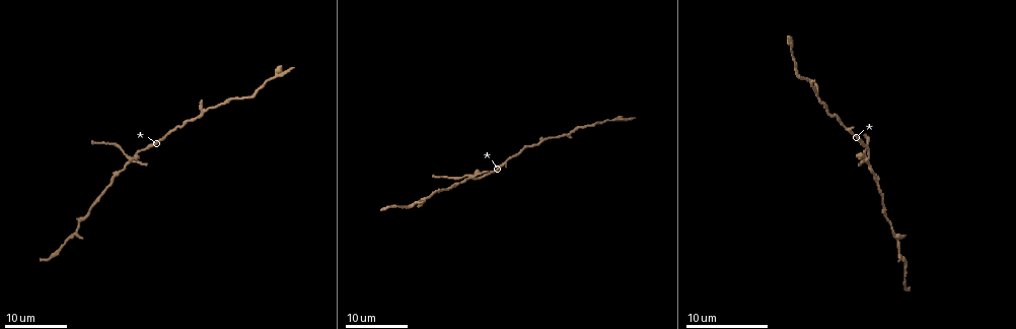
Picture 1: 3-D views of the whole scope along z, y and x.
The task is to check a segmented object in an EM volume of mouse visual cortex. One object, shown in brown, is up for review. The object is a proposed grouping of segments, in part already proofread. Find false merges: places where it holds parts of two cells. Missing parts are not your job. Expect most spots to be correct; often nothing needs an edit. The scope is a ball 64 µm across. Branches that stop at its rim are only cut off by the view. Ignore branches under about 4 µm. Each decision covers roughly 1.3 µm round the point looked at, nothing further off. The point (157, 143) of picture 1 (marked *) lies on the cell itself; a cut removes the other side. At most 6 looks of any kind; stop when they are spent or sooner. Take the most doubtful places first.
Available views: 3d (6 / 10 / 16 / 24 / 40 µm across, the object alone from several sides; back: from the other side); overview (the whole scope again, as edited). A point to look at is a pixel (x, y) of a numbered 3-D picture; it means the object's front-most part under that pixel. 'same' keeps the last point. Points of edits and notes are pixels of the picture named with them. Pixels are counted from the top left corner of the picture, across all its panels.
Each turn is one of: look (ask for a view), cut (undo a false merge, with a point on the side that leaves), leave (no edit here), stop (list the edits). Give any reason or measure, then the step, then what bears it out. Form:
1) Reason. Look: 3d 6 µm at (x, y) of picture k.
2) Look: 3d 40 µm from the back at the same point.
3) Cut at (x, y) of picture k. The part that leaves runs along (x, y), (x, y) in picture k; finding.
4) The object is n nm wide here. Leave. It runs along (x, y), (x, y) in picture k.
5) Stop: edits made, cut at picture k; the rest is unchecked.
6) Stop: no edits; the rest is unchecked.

Four or more arms meet. Look: 3d 16 µm at (470, 175) of picture 1.

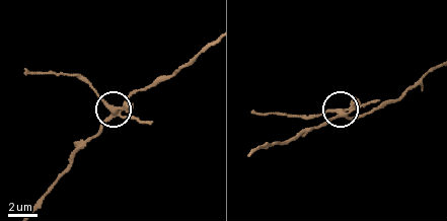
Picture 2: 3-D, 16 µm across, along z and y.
Look: 3d 10 µm at (342, 109) of picture 2.

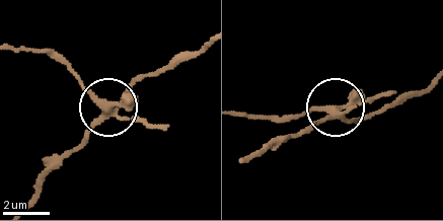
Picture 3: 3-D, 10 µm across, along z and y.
5 arms meet here. Cut at (132, 101) of picture 3. Two cells meet here.

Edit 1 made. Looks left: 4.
Look: overview.

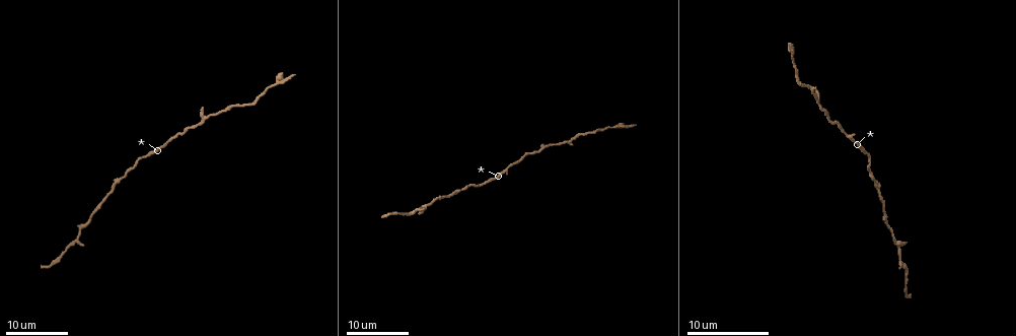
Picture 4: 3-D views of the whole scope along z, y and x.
Three-way junction. Look: 3d 24 µm at (545, 146) of picture 4.

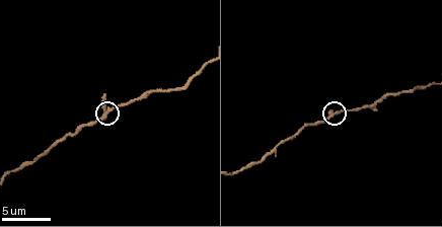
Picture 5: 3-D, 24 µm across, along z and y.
Closer look. Look: 3d 10 µm at (108, 110) of picture 5.

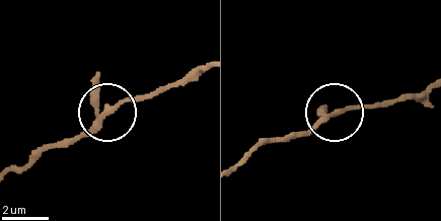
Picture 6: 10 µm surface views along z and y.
Leave. It runs along (13, 171), (71, 144), (106, 113), (156, 89) in picture 6; all the same cell.

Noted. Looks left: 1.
Stop: edits made, cut at picture 3; the rest is unchecked.

